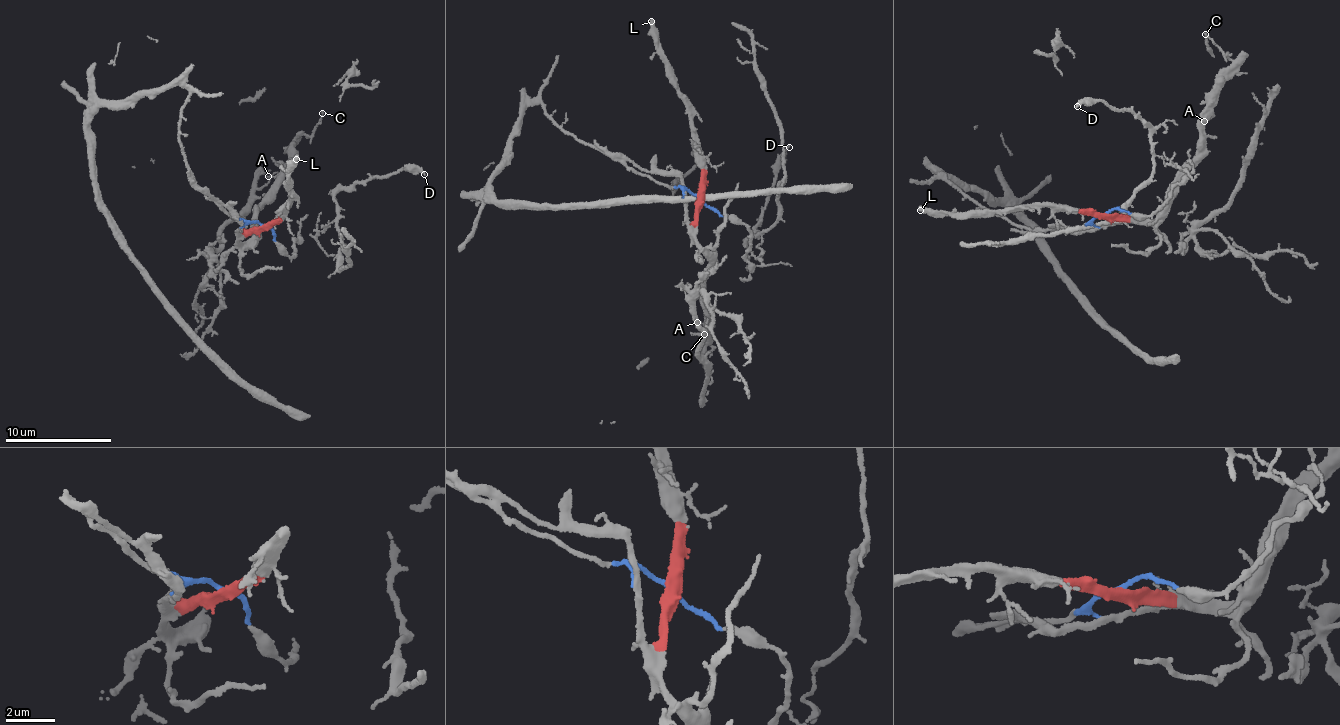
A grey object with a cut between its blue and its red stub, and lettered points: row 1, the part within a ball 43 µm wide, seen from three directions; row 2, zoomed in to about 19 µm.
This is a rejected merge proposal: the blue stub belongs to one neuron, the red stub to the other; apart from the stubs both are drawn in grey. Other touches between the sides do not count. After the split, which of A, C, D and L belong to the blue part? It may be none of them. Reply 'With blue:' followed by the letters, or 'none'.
With blue: D

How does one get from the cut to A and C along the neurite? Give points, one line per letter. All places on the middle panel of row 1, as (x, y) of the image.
A: (699, 197), (696, 239), (711, 267), (699, 285), (708, 325), (701, 330), (696, 322)
C: (699, 197), (696, 239), (711, 267), (699, 285), (707, 339), (700, 344), (703, 358), (711, 345), (703, 334)

